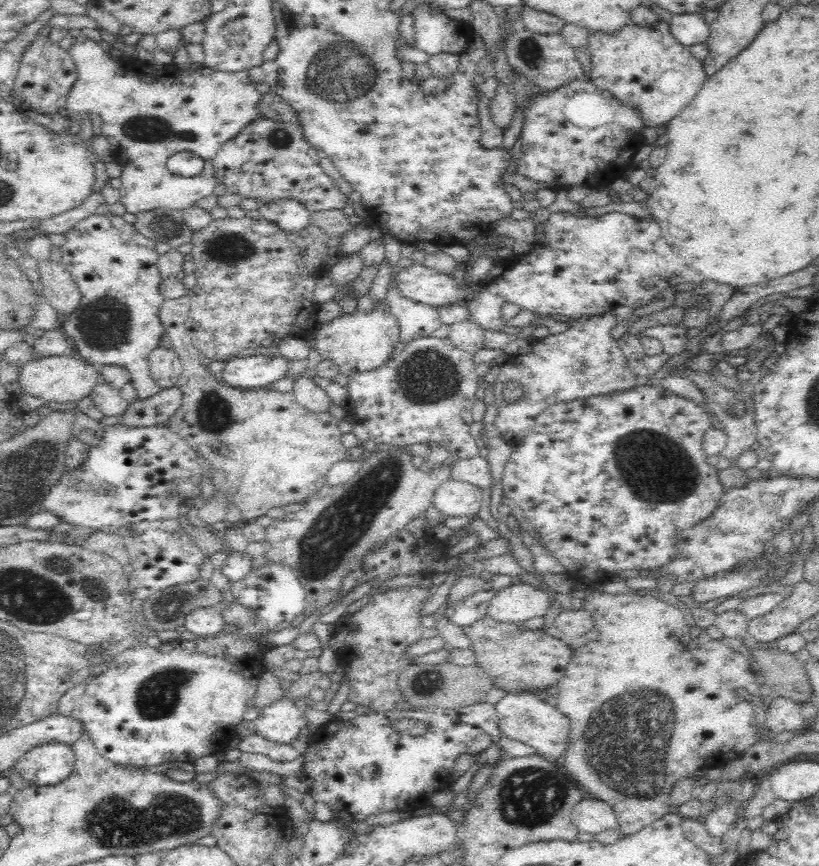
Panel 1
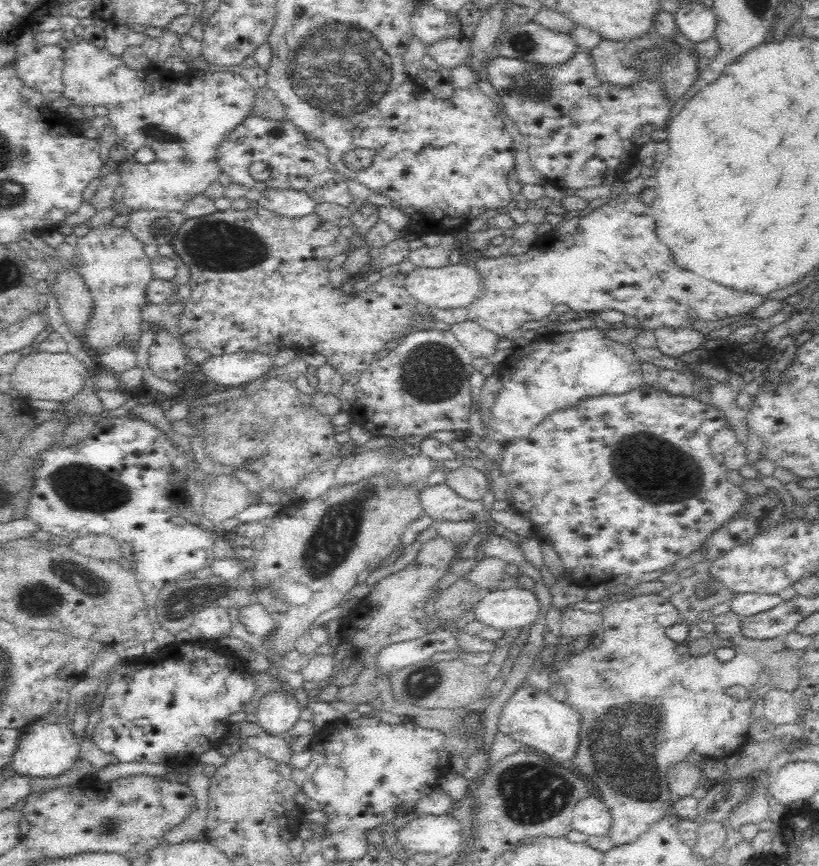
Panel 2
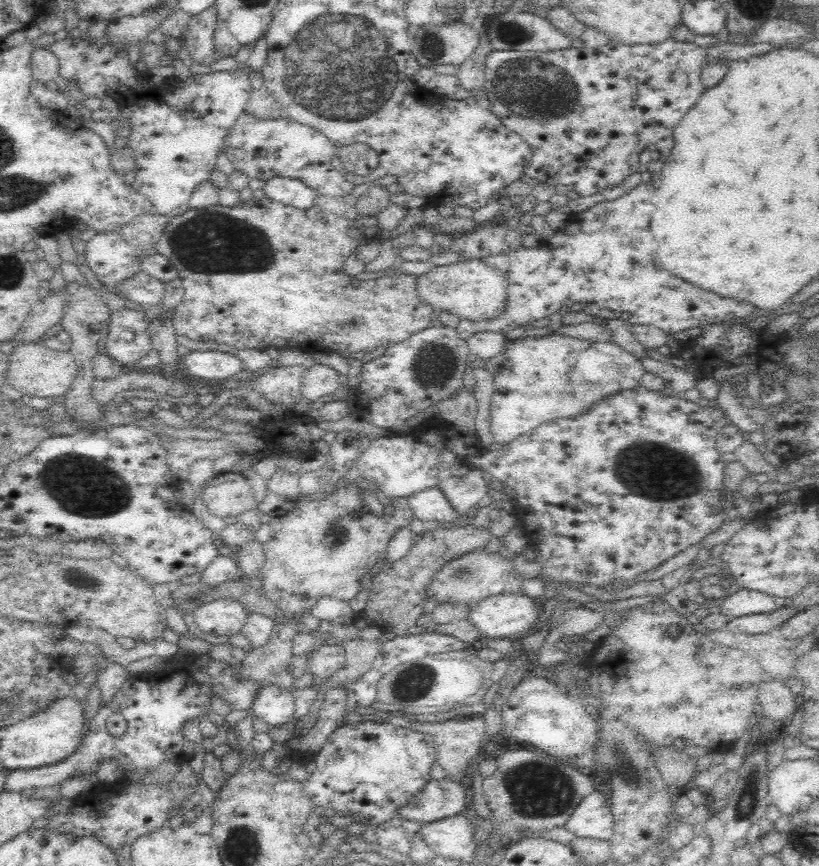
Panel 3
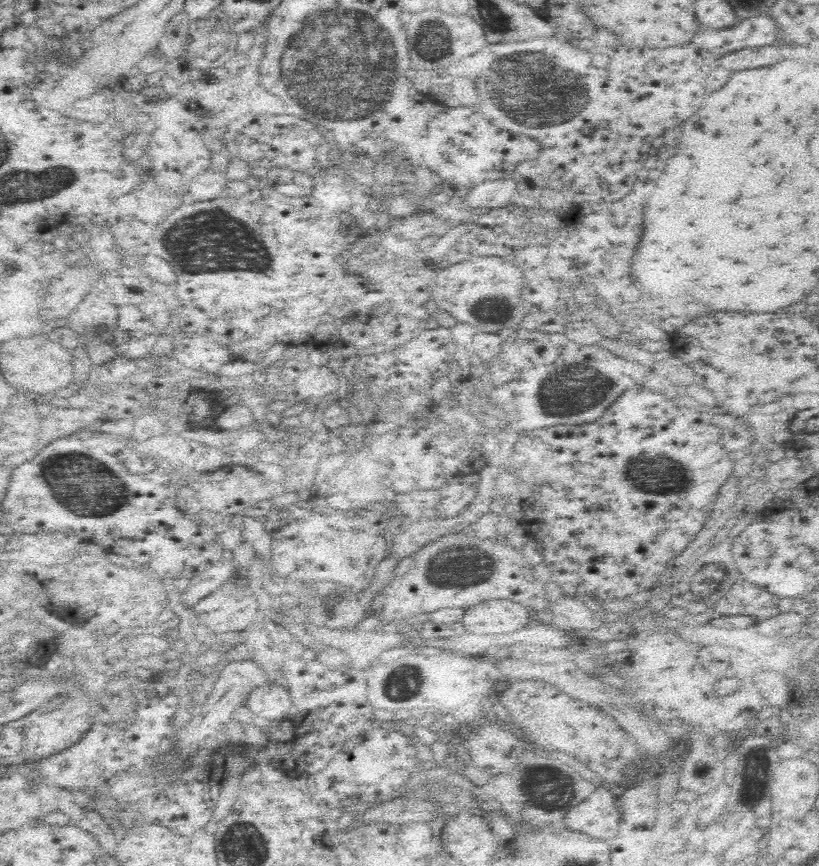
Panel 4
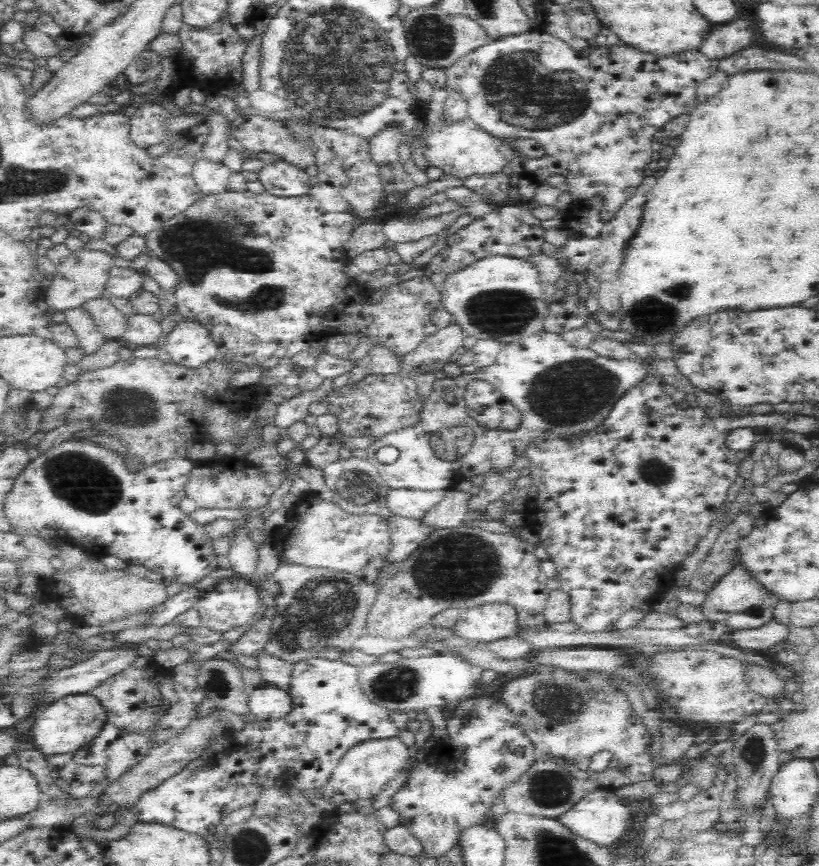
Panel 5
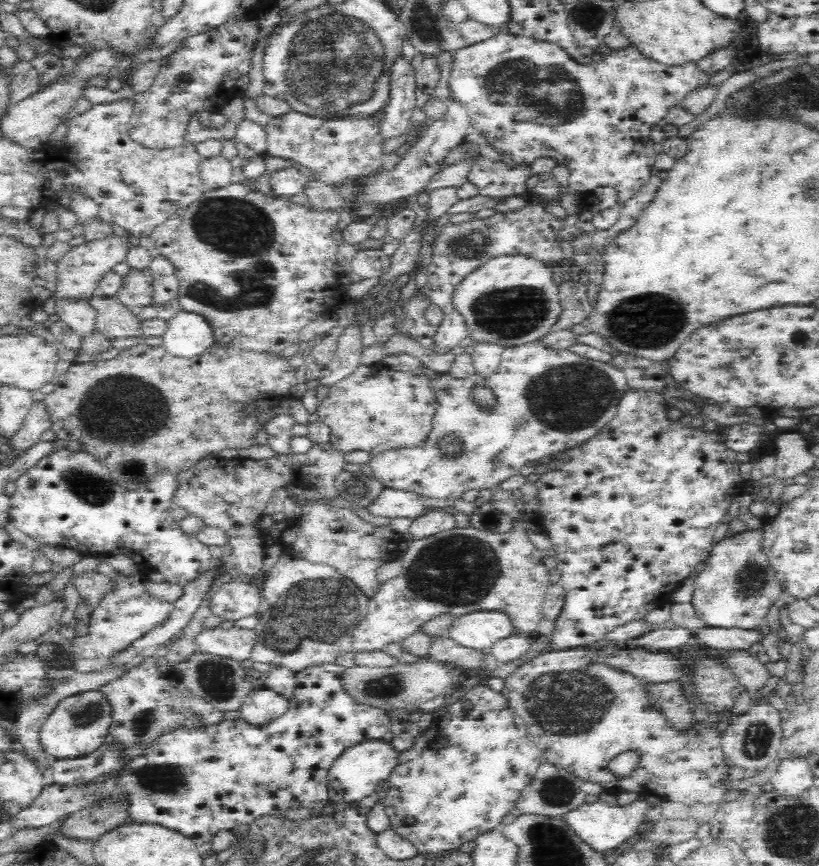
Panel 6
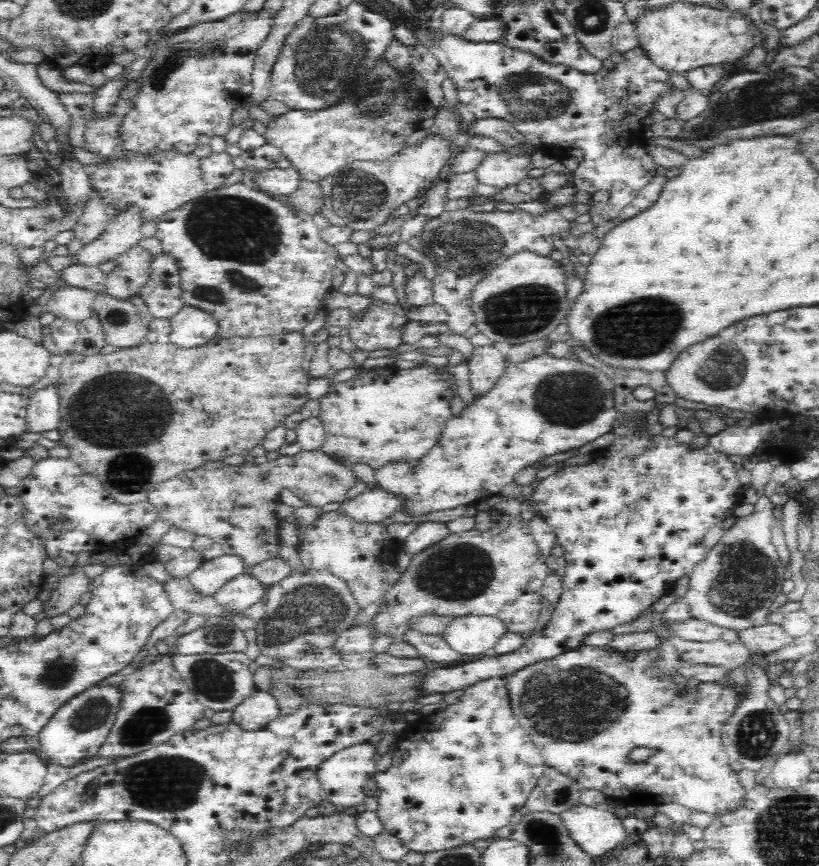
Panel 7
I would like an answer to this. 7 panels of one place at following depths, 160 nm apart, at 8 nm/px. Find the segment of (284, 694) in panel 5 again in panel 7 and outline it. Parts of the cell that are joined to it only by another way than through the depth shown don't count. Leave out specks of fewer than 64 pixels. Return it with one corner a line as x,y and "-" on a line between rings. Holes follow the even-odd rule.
257,688
232,712
232,721
246,731
263,729
281,714
276,697

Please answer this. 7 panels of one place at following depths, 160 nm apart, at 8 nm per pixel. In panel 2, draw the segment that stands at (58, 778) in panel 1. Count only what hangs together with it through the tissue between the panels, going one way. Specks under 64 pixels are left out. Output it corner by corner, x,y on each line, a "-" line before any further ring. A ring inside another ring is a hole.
48,713
20,728
16,752
12,754
7,772
16,772
31,778
44,778
60,776
72,768
74,761
80,759
80,747
72,730
72,722
65,718
66,715
67,713

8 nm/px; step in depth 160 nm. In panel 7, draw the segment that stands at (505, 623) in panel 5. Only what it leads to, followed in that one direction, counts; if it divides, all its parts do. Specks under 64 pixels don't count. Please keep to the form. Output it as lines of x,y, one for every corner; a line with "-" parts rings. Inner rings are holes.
469,615
453,618
442,636
456,652
474,656
495,649
507,633
500,617

